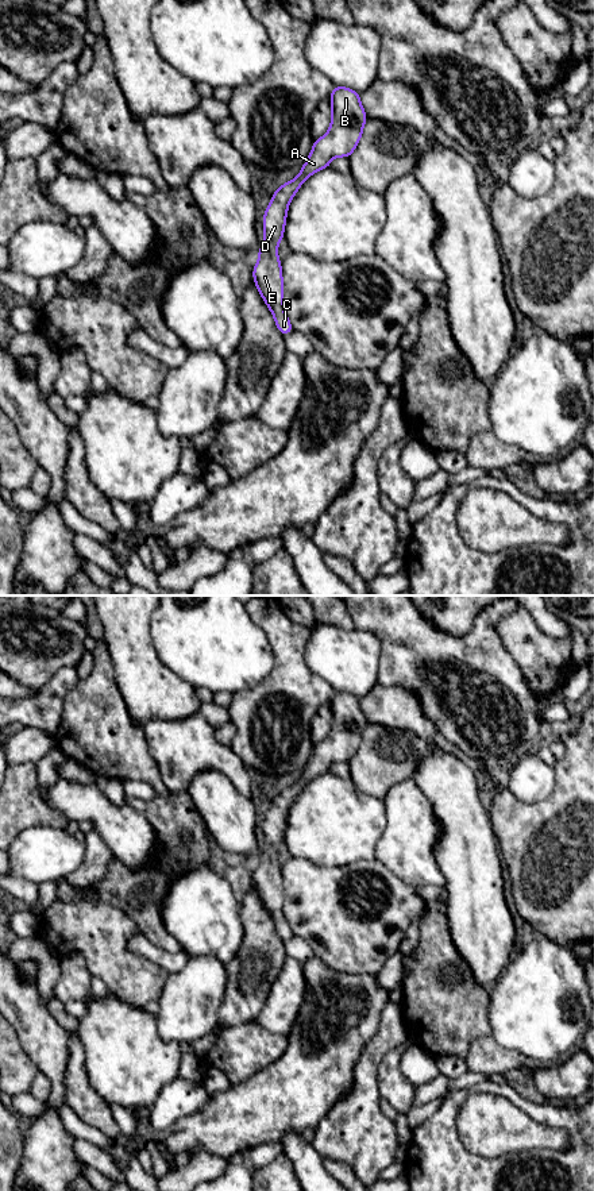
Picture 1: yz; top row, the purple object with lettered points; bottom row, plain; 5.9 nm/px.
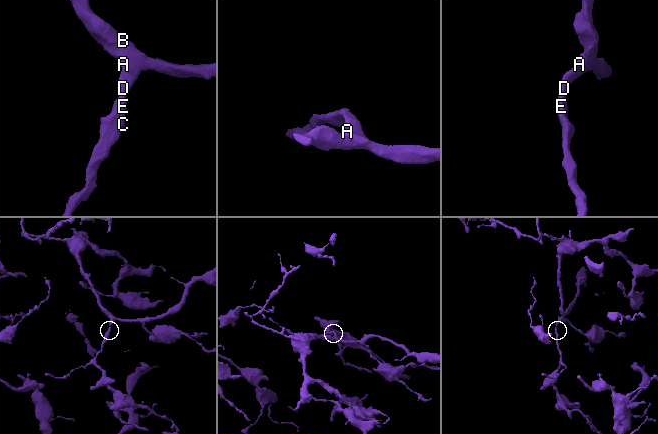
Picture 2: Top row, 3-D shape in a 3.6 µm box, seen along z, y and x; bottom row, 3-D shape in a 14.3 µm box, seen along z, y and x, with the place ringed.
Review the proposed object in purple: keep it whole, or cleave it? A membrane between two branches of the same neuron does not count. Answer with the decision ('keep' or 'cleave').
keep

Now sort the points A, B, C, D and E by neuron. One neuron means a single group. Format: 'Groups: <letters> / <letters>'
Groups: A B C D E

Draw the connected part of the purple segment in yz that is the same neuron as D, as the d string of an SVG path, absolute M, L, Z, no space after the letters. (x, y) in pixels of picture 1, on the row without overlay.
M335 691L329 705L332 724L328 737L315 745L298 780L281 790L266 813L262 826L265 848L258 855L259 863L252 875L255 893L271 916L275 930L284 941L290 938L293 932L284 914L282 874L277 855L279 845L284 844L289 808L315 776L329 772L329 767L336 762L348 763L354 758L367 725L358 697L346 691Z

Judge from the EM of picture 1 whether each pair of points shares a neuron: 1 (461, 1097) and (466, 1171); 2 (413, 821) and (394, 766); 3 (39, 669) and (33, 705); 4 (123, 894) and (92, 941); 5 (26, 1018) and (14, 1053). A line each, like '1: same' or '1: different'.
1: same
2: different
3: different
4: different
5: different

